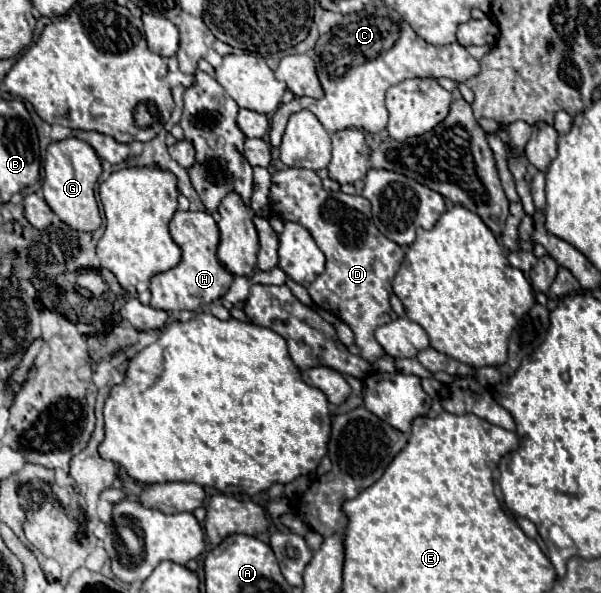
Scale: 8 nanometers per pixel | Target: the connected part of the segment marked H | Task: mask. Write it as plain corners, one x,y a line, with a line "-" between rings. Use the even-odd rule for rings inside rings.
176,211
170,221
170,235
182,249
182,259
176,267
156,273
150,279
150,305
164,311
196,311
198,307
220,299
230,289
234,277
216,259
220,231
212,215
206,211

